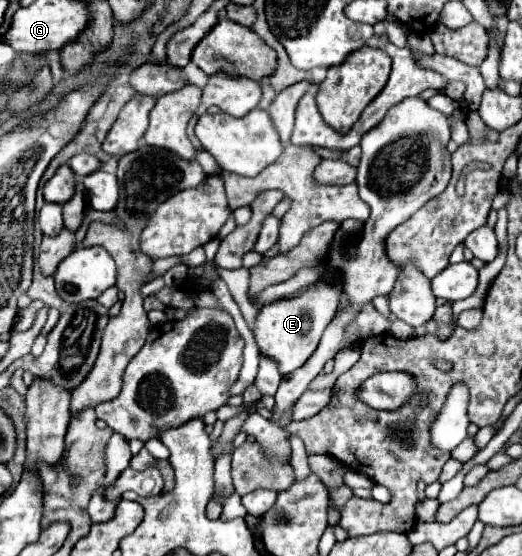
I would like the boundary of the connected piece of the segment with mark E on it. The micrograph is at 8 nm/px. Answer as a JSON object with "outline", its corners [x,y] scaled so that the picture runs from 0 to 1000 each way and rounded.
{"outline":[[[615,502],[600,516],[577,523],[569,534],[557,538],[534,538],[523,545],[511,545],[500,552],[492,581],[489,581],[489,613],[504,638],[527,646],[534,653],[534,667],[542,674],[557,671],[561,664],[573,664],[596,635],[607,628],[611,610],[623,595],[623,588],[634,581],[649,534],[657,527],[661,505],[634,505],[634,502]]]}

